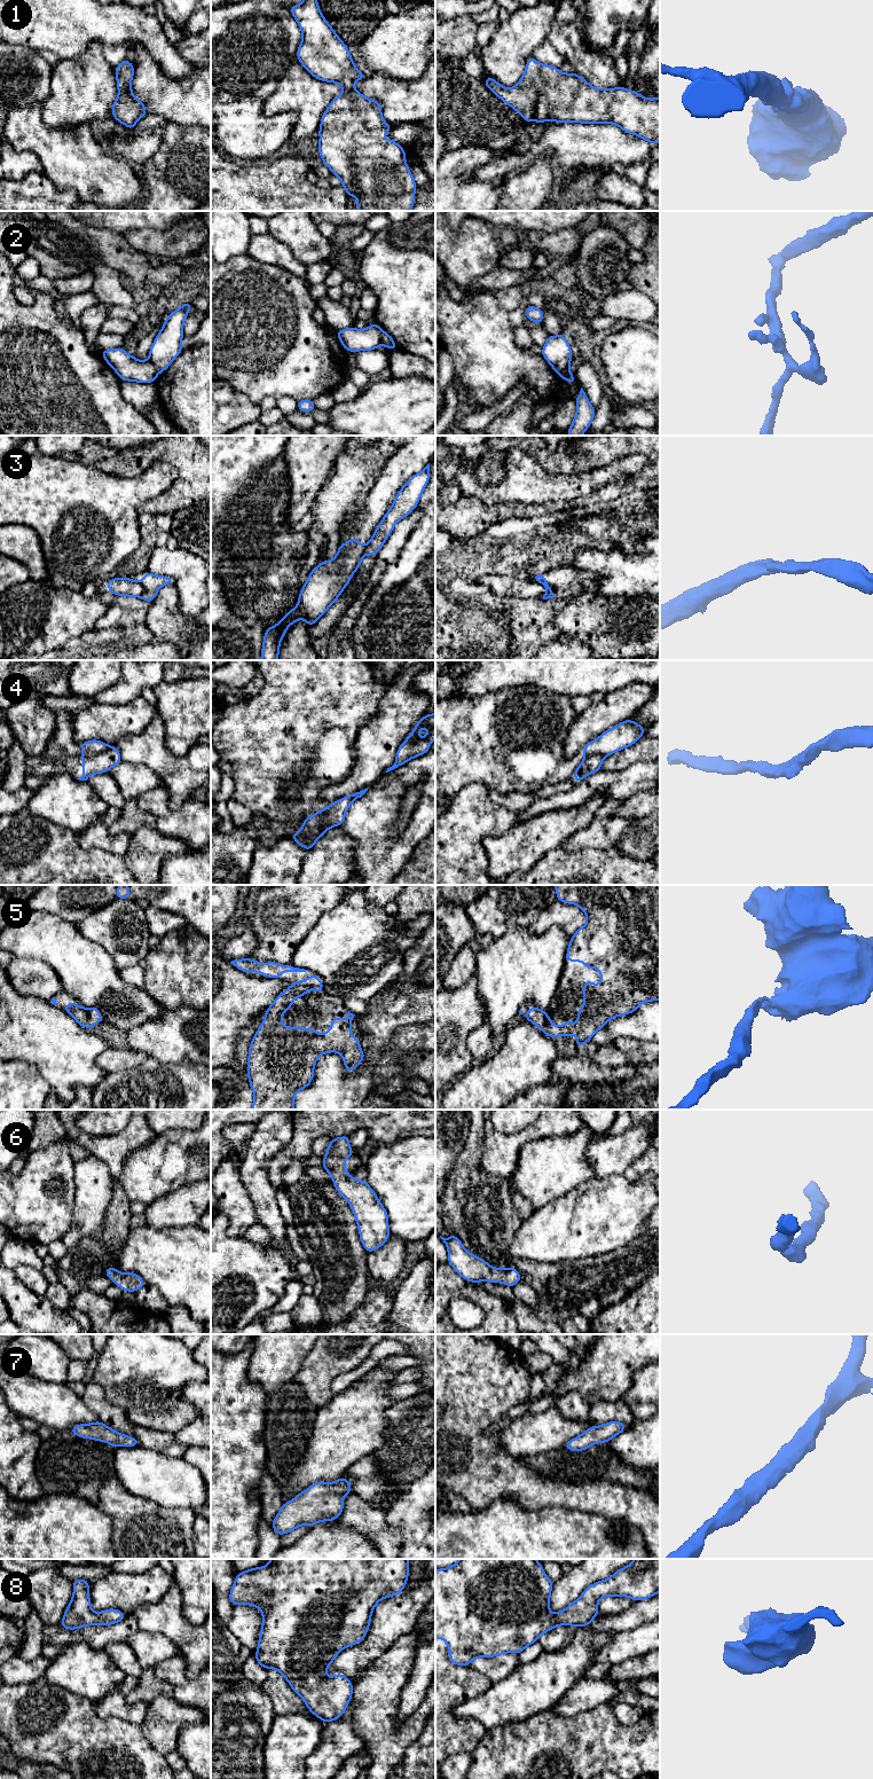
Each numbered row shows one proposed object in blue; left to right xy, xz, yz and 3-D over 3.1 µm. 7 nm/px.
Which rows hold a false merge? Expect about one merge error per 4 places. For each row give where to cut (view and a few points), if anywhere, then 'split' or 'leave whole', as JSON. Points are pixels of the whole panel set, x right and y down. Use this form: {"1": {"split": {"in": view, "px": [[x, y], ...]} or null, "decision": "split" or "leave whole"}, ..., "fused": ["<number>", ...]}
{"1": {"split": null, "decision": "leave whole"}, "2": {"split": {"in": "yz", "px": [[552, 366], [563, 371], [568, 371]]}, "decision": "split"}, "3": {"split": {"in": "xy", "px": [[139, 582], [142, 587], [141, 596]]}, "decision": "split"}, "4": {"split": {"in": "xy", "px": [[110, 746], [94, 755], [83, 757]]}, "decision": "split"}, "5": {"split": null, "decision": "leave whole"}, "6": {"split": null, "decision": "leave whole"}, "7": {"split": null, "decision": "leave whole"}, "8": {"split": null, "decision": "leave whole"}, "fused": ["2", "3", "4"]}

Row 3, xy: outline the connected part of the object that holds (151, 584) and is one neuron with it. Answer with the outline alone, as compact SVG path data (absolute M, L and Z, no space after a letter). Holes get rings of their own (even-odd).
M146 570L146 577L140 583L143 587L141 598L151 603L156 598L158 589L165 585L173 585L174 579L165 575L155 575Z

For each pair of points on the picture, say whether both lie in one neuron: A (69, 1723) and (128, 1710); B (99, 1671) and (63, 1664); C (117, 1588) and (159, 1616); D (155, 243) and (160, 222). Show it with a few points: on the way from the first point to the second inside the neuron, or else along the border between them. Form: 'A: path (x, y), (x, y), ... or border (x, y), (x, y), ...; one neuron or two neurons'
A: border (93, 1705), (100, 1717), (119, 1717), (125, 1721); two neurons
B: path (89, 1671), (72, 1668); one neuron
C: border (166, 1592), (156, 1601), (140, 1605), (131, 1613); two neurons
D: border (177, 222), (162, 230), (132, 230); two neurons

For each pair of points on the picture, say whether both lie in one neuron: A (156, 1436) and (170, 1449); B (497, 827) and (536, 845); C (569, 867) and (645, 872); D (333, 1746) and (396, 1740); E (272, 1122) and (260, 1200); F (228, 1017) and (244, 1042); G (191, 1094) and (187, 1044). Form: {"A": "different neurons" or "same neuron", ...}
{"A": "same neuron", "B": "different neurons", "C": "same neuron", "D": "different neurons", "E": "same neuron", "F": "different neurons", "G": "different neurons"}

